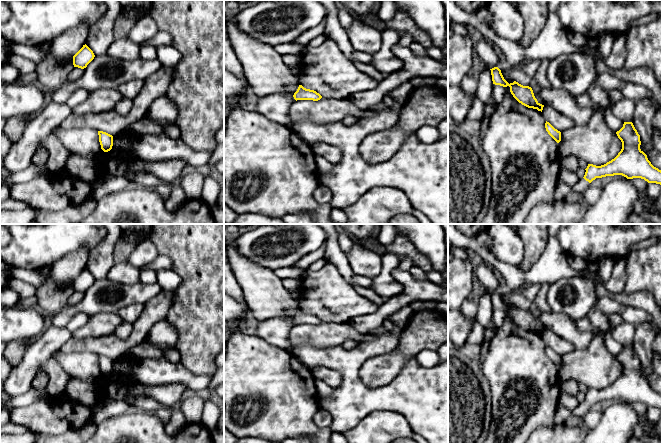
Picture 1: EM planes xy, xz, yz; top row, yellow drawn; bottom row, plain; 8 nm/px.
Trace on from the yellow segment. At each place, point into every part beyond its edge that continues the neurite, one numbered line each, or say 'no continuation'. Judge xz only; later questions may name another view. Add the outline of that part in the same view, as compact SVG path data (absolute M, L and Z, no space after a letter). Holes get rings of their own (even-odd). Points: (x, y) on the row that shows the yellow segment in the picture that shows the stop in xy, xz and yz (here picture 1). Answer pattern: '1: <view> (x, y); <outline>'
no continuation

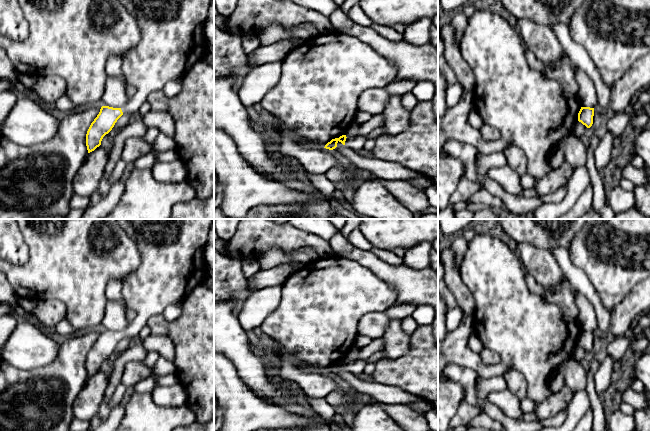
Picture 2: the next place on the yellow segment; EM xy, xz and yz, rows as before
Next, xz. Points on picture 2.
1: xz (357, 143); M346 136L345 146L349 147L355 151L363 151L365 142L366 142L366 136L357 136L357 137L349 137Z

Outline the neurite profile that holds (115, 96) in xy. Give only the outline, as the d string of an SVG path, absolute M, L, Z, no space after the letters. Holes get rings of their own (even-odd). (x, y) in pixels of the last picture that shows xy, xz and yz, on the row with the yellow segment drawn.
M108 76L101 105L121 108L128 102L128 100L126 83L119 78Z

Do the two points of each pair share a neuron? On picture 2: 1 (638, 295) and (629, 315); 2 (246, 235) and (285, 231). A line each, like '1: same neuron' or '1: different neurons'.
1: same neuron
2: same neuron

